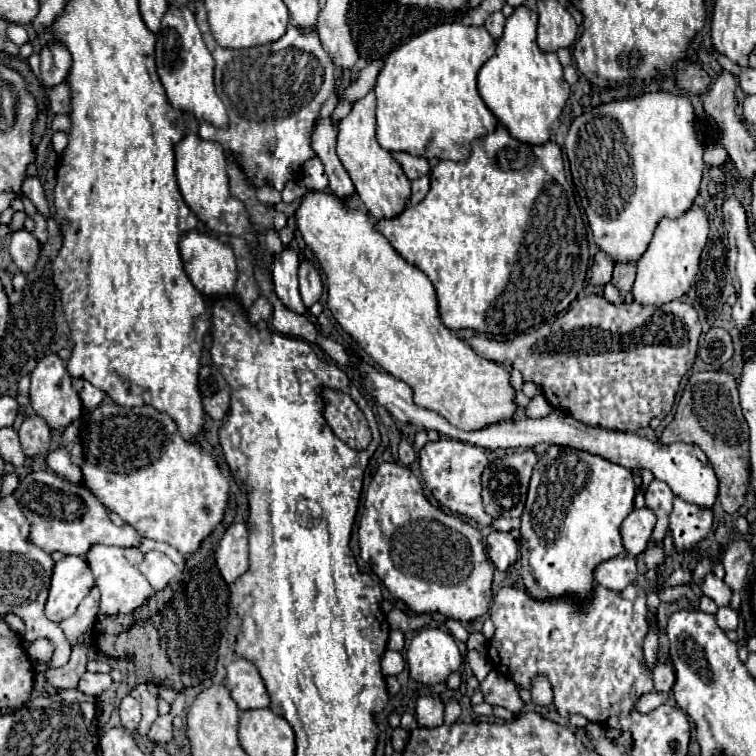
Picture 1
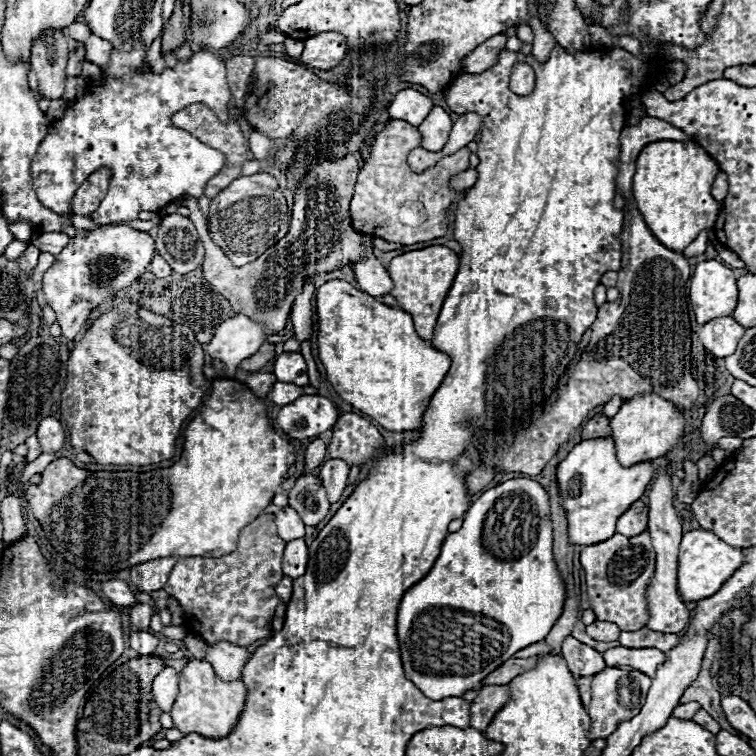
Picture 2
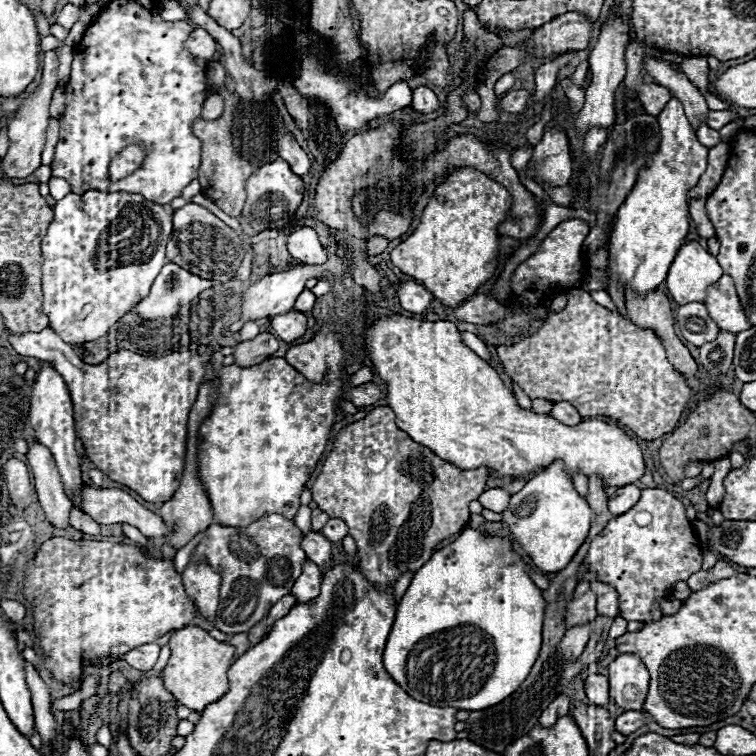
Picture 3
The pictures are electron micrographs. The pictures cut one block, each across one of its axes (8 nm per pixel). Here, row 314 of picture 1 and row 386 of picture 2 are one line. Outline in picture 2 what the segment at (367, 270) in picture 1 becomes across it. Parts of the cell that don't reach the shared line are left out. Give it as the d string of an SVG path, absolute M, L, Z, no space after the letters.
M330 280L316 292L318 314L318 354L326 368L326 376L334 390L352 406L372 416L380 426L390 432L418 430L430 398L442 384L450 370L450 356L422 340L412 324L412 316L404 310L390 308L378 298L354 288L344 280Z

